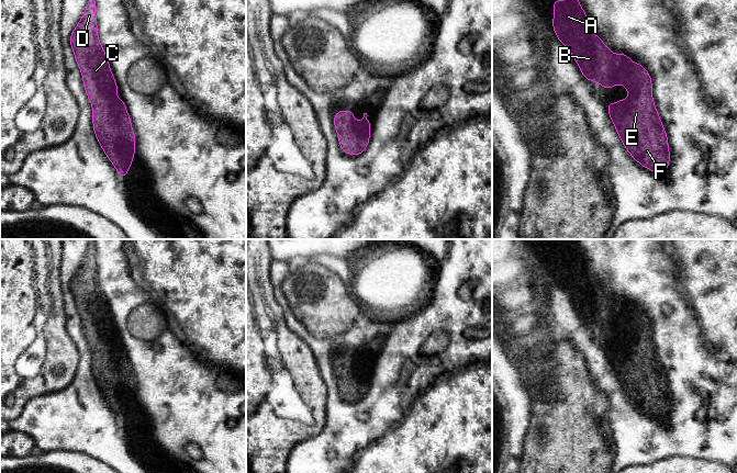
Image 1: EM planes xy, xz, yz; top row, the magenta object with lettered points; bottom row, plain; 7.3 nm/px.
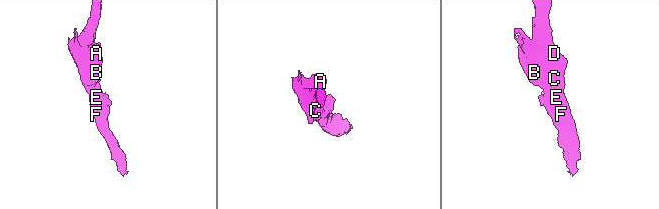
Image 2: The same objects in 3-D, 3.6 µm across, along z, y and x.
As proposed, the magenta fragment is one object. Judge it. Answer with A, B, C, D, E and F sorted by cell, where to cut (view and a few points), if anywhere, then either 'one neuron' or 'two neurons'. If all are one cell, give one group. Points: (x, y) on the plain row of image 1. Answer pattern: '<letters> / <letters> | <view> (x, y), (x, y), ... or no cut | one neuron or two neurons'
A B C D E F | no cut | one neuron

